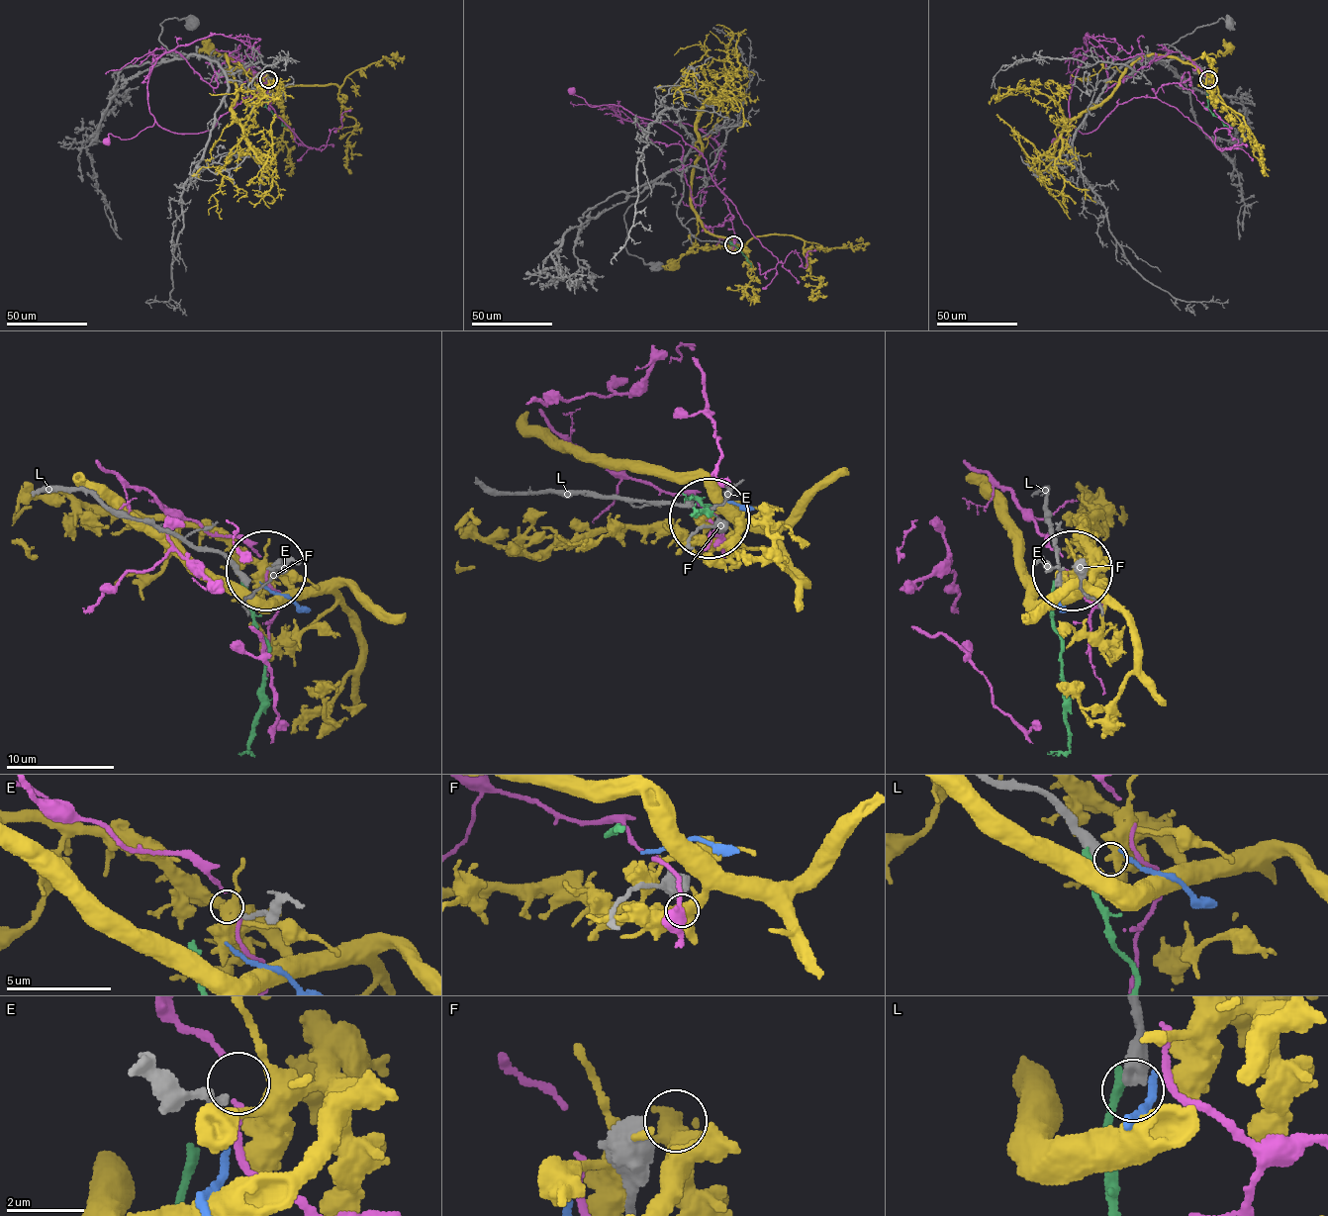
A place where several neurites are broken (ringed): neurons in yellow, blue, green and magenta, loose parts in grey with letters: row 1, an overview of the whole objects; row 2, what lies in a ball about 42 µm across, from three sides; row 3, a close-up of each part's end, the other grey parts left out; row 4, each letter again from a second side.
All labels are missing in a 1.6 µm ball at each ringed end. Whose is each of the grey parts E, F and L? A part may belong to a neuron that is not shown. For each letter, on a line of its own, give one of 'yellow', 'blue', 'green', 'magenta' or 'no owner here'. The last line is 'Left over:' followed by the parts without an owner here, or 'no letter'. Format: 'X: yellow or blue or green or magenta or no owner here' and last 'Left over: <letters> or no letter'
E: no owner here
F: no owner here
L: no owner here
Left over: E, F, L

